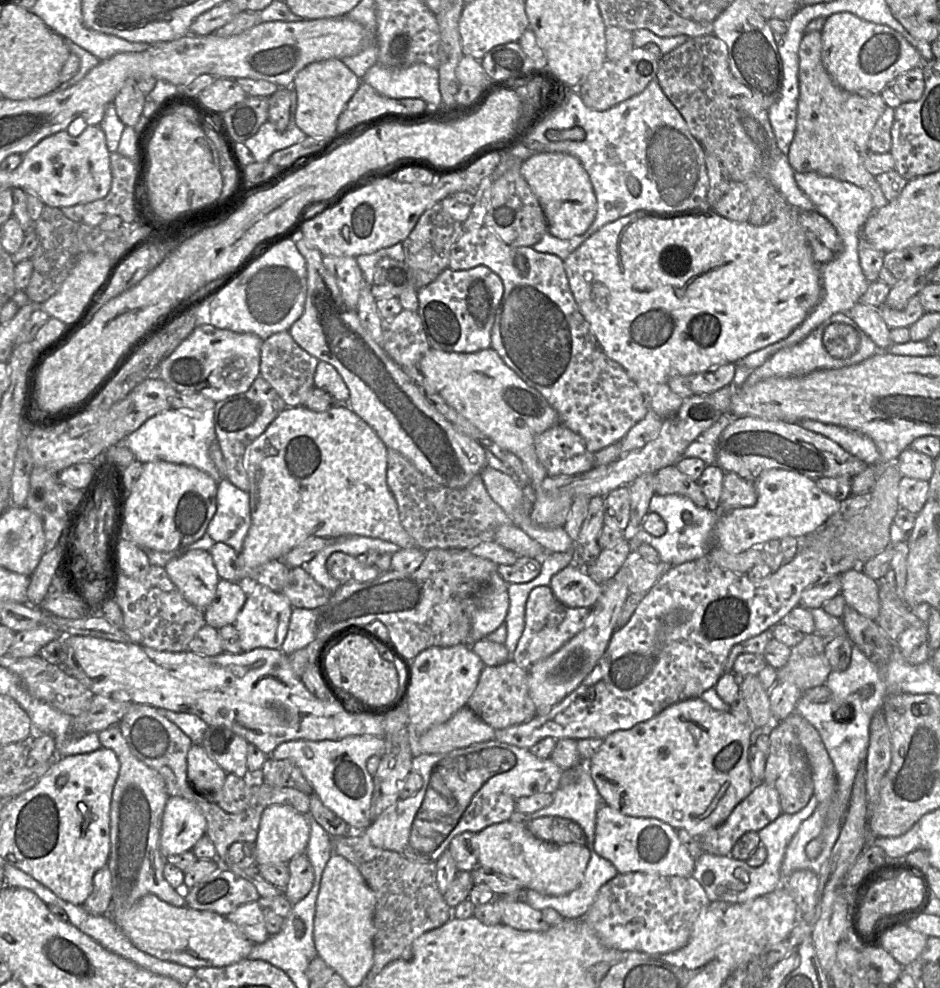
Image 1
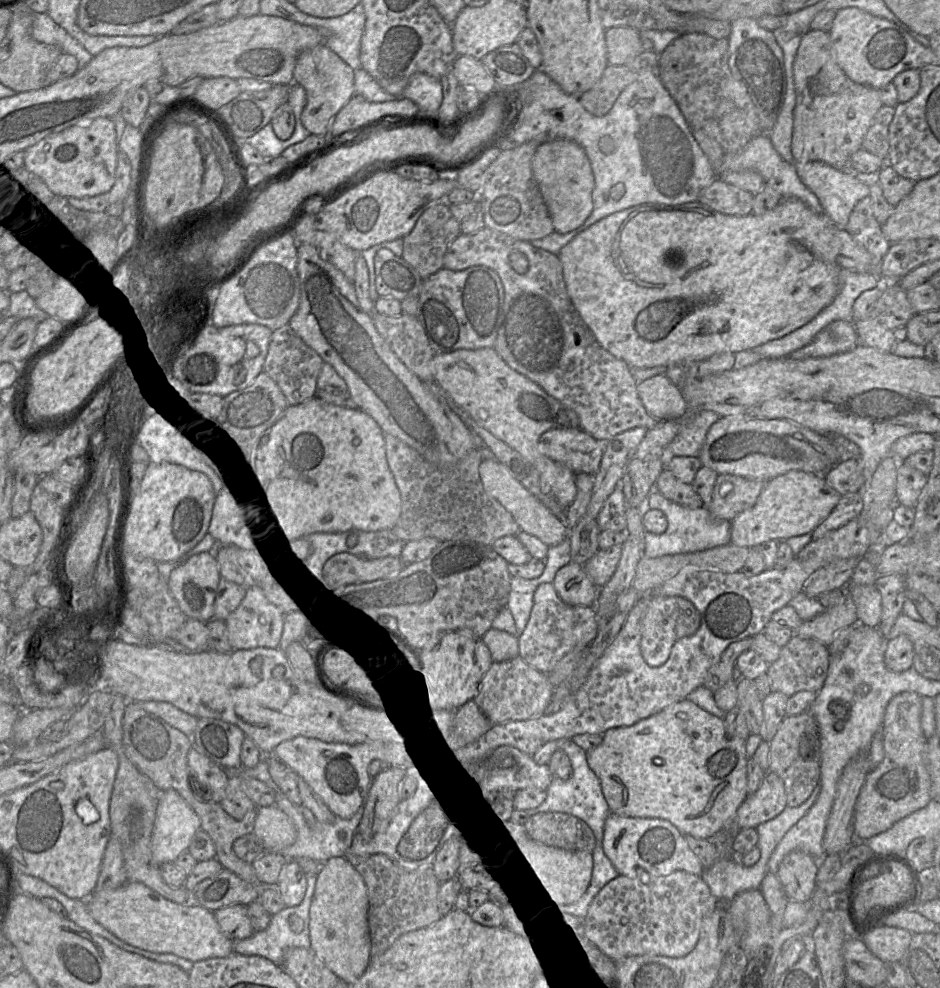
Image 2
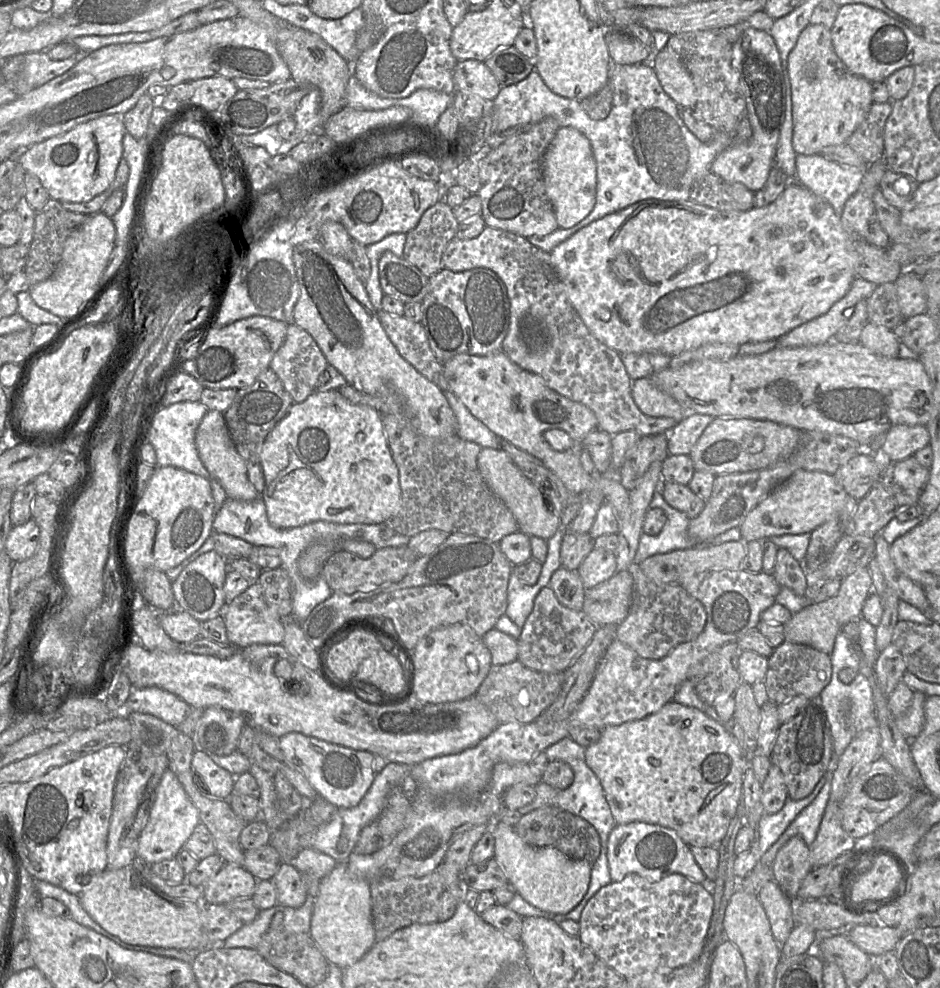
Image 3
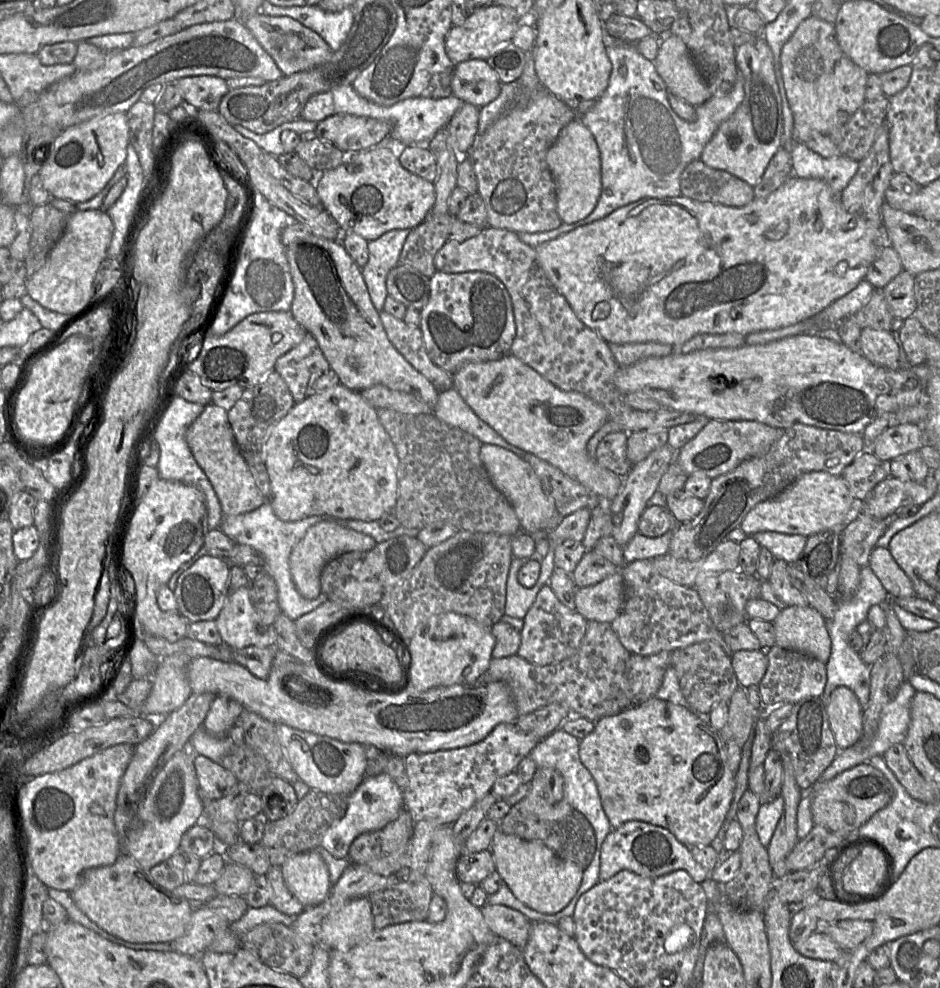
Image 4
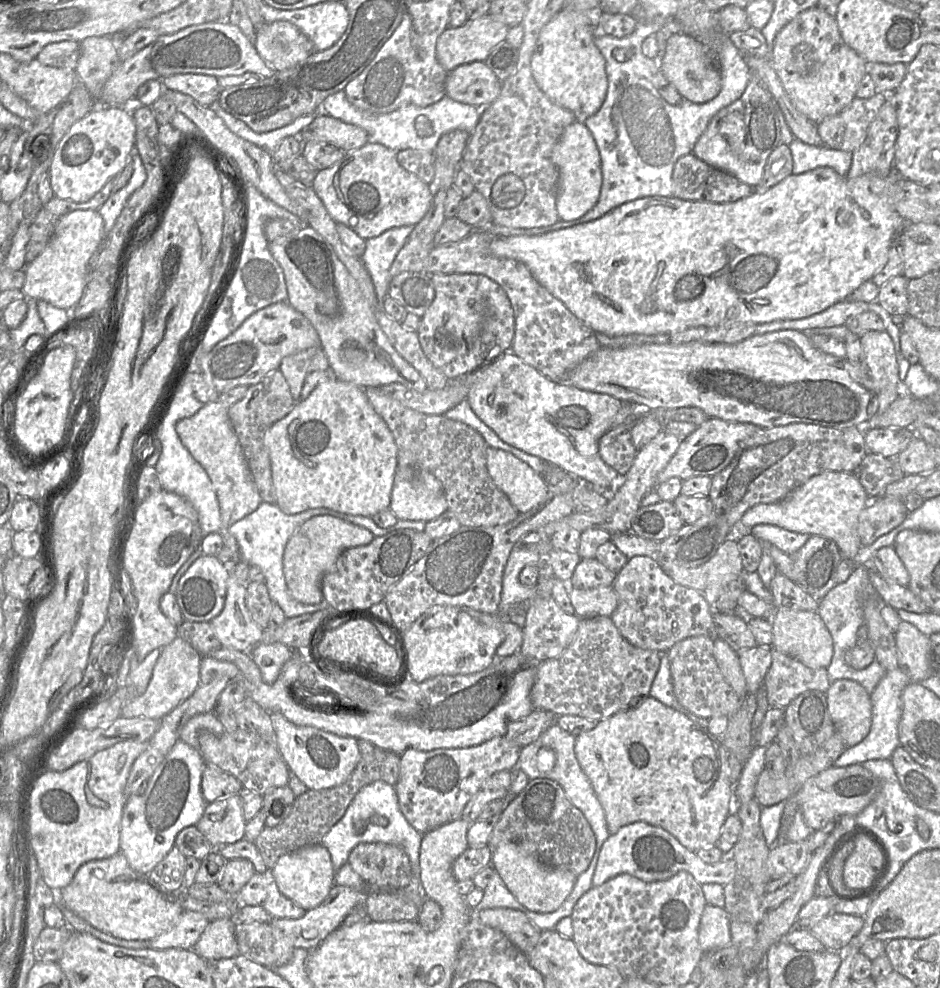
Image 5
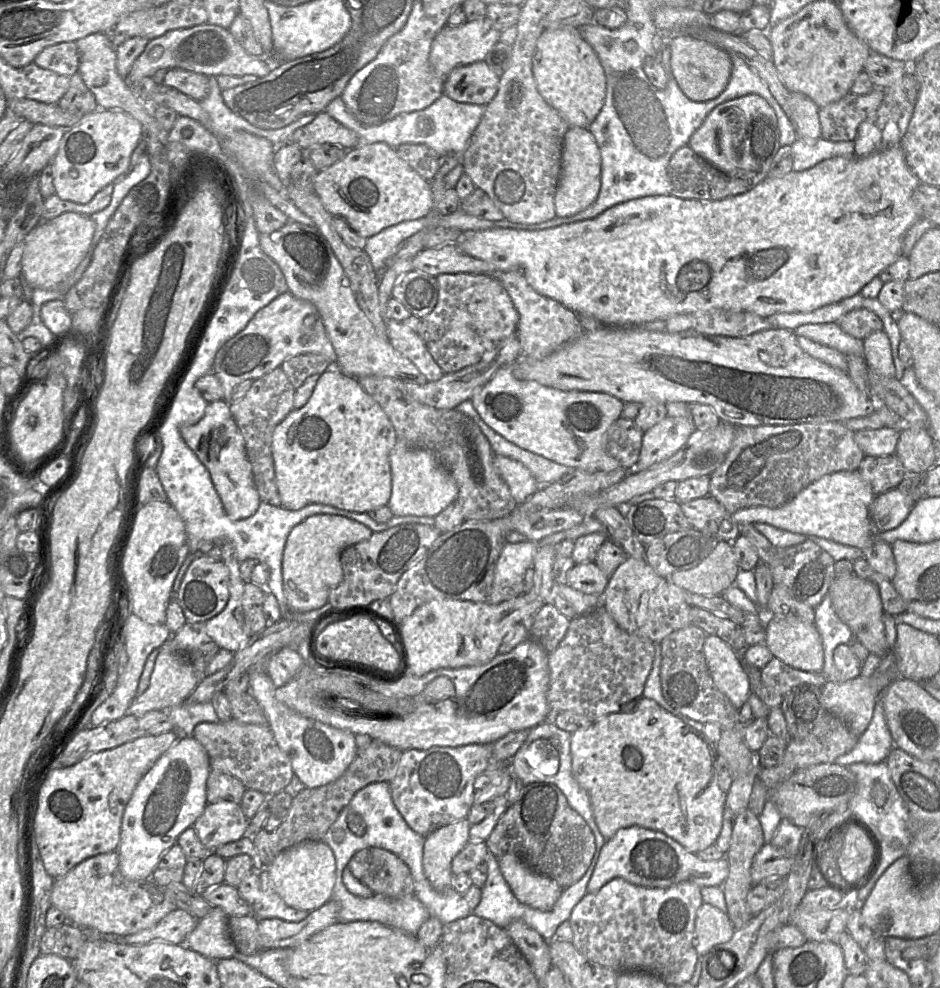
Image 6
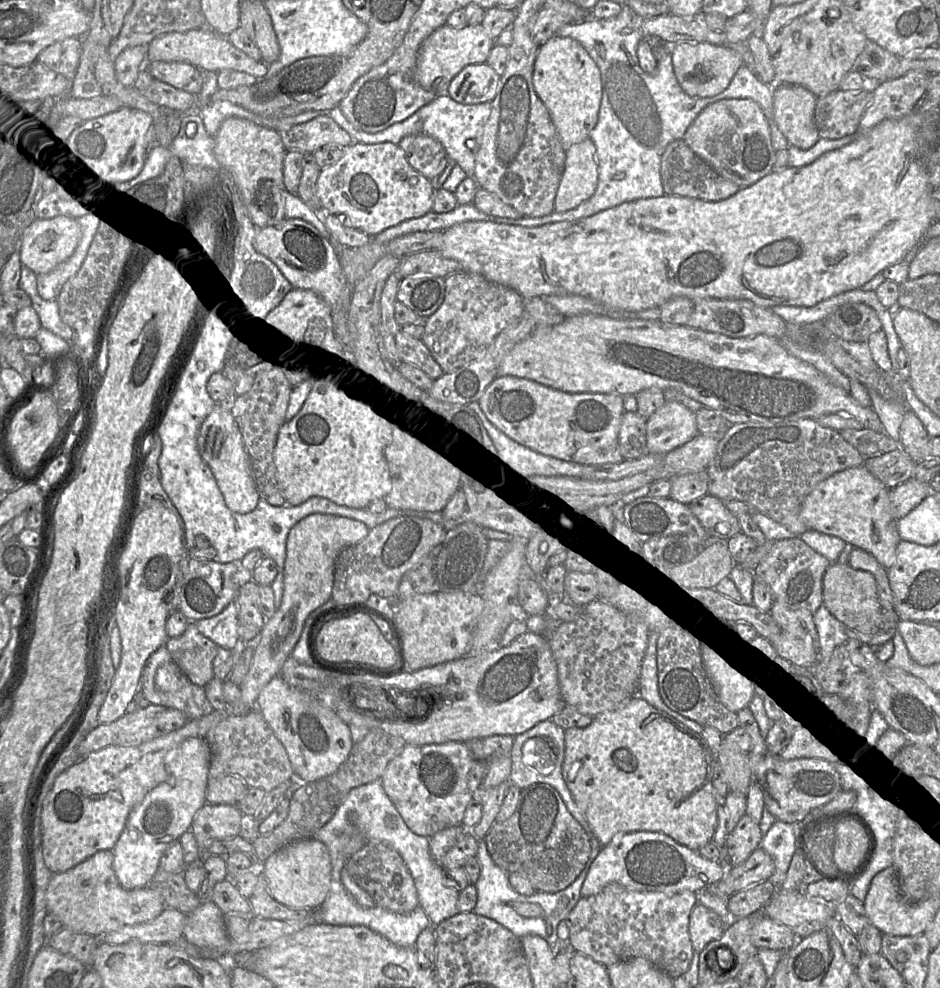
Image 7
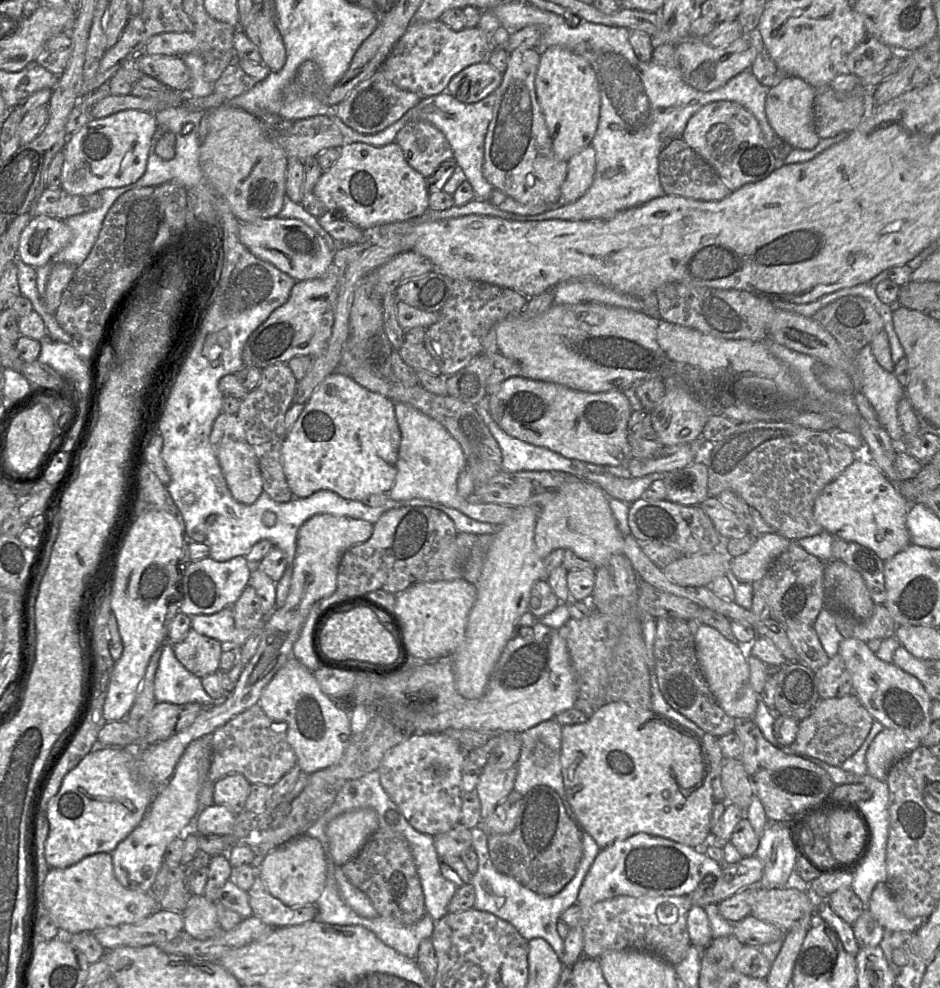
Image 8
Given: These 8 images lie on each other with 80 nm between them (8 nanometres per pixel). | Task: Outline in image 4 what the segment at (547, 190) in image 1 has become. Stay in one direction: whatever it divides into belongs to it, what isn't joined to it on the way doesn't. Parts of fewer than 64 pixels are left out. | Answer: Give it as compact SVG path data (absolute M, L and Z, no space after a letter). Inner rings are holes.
M577 119L568 123L548 149L546 163L554 180L561 222L572 224L586 218L594 210L601 193L600 154L589 129Z

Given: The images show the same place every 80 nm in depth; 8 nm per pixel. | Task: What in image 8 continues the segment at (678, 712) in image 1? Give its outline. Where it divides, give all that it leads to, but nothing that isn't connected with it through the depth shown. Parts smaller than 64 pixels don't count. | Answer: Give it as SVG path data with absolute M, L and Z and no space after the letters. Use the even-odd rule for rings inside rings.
M615 702L607 703L596 709L592 717L584 723L562 726L561 769L568 802L583 828L593 837L600 849L607 848L614 841L623 840L639 833L664 837L693 848L703 847L710 841L710 821L716 802L710 782L711 768L702 738L664 715L640 706L631 706L627 702Z

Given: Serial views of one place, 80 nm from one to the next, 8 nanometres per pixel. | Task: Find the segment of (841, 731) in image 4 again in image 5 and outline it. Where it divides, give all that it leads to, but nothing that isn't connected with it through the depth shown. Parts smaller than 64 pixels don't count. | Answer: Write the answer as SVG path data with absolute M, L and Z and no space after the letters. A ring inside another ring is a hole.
M851 679L830 683L826 691L830 719L846 747L862 741L871 726L871 697L866 689Z

